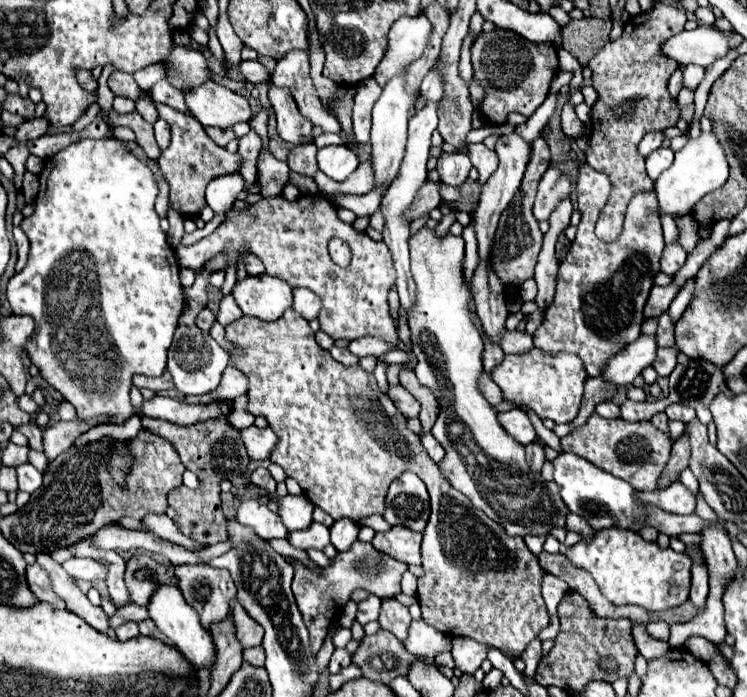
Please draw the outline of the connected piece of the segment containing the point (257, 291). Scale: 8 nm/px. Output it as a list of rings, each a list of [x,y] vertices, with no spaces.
[[[269,274],[247,276],[233,288],[235,302],[243,314],[259,316],[265,322],[279,320],[287,308],[291,308],[293,288]]]

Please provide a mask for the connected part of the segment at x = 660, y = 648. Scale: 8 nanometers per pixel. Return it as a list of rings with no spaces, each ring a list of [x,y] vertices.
[[[633,624],[633,638],[635,644],[639,648],[639,652],[649,660],[649,658],[657,658],[663,656],[669,650],[669,644],[665,640],[655,640],[645,632],[643,624]]]

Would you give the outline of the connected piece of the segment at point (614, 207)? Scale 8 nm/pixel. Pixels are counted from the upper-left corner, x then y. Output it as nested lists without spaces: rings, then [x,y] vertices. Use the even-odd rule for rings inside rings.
[[[657,2],[649,12],[629,18],[621,38],[607,42],[589,60],[593,88],[599,92],[599,100],[591,108],[593,132],[585,158],[591,168],[605,172],[613,182],[611,198],[601,210],[595,230],[603,242],[615,242],[619,238],[619,232],[623,230],[623,214],[631,196],[653,188],[653,180],[645,172],[645,158],[637,152],[639,140],[649,132],[675,126],[679,120],[677,102],[667,94],[667,80],[679,64],[663,56],[663,44],[667,38],[683,32],[685,22],[687,18],[683,10]]]

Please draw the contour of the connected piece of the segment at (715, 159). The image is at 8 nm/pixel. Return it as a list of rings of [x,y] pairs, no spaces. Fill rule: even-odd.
[[[713,130],[701,132],[697,138],[689,138],[687,144],[675,152],[675,162],[665,170],[657,182],[655,192],[659,198],[659,214],[689,214],[691,208],[709,192],[721,188],[729,178],[729,164],[723,152],[721,140],[715,136]]]

